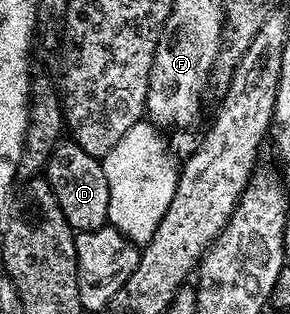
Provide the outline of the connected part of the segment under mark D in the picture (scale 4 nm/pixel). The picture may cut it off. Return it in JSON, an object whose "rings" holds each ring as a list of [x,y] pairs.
{"rings":[[[60,142],[47,163],[45,178],[50,182],[53,194],[57,194],[57,202],[61,202],[61,210],[69,226],[76,233],[95,232],[108,227],[109,178],[105,178],[100,157],[85,154],[85,150],[74,142]]]}

